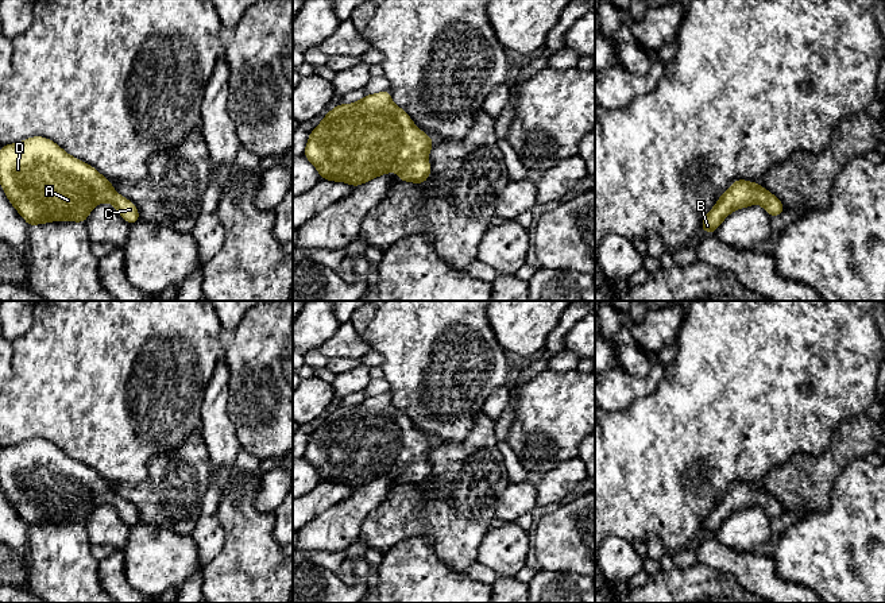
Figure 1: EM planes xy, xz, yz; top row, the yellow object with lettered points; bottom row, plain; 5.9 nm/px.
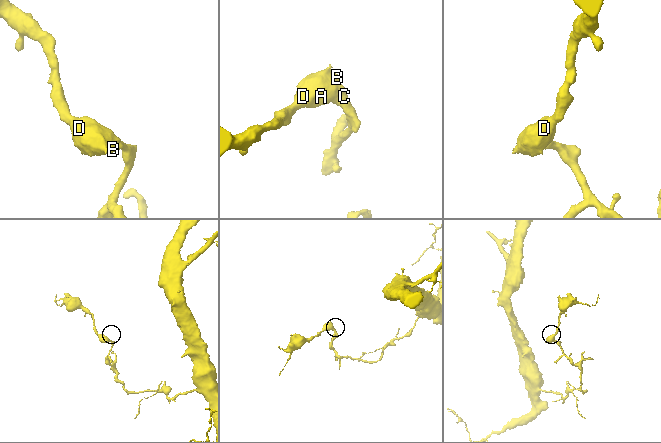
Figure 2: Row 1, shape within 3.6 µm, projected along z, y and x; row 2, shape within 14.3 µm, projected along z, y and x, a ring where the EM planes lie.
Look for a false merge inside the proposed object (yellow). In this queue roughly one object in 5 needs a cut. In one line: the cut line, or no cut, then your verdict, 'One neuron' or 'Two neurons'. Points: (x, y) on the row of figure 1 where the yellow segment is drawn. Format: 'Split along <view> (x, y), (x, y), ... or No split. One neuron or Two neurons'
No split. One neuron

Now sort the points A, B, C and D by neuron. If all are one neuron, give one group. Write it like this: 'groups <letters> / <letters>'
groups A B C D

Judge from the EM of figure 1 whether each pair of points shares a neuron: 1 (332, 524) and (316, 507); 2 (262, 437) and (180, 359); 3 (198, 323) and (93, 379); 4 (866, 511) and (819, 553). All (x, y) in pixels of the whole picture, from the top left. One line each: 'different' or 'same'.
1: different
2: different
3: same
4: same

